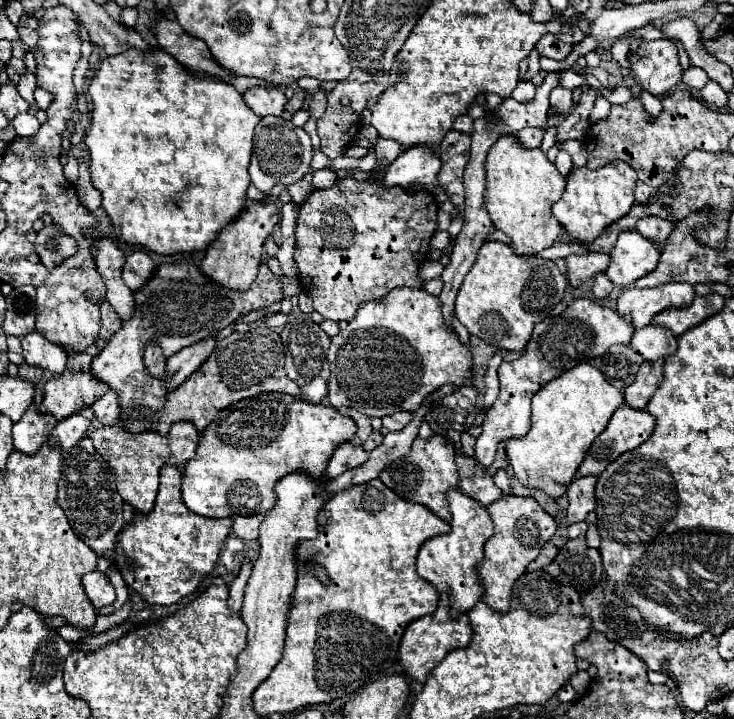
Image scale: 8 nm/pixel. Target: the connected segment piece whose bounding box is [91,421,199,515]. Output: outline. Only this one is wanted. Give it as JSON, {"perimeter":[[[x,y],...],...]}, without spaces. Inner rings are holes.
{"perimeter":[[[183,421],[175,423],[171,427],[171,435],[159,435],[153,431],[145,431],[145,435],[127,435],[119,425],[115,427],[99,427],[91,433],[91,441],[95,451],[109,463],[111,473],[115,475],[117,491],[123,497],[125,503],[133,507],[139,515],[147,515],[157,497],[159,489],[159,471],[163,465],[175,465],[183,467],[197,449],[199,433],[195,431],[195,425],[187,425]]]}

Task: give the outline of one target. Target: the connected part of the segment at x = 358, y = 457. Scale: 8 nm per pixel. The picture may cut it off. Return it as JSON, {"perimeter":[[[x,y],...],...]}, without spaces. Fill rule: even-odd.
{"perimeter":[[[343,443],[341,447],[337,447],[337,451],[333,453],[333,457],[329,459],[325,477],[333,479],[333,477],[345,473],[347,469],[363,465],[365,461],[367,461],[367,453],[361,447],[353,447],[351,443]]]}

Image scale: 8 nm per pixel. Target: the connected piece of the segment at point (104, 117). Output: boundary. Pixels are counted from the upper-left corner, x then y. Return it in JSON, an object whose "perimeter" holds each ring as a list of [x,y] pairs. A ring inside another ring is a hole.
{"perimeter":[[[129,49],[121,55],[115,57],[107,57],[101,65],[97,75],[91,79],[89,87],[87,87],[89,99],[93,103],[93,119],[91,119],[91,127],[85,135],[85,145],[89,149],[89,175],[91,175],[91,185],[101,191],[101,205],[107,211],[113,229],[117,233],[117,239],[121,243],[127,245],[139,245],[147,251],[153,251],[157,255],[175,255],[175,253],[195,253],[195,251],[205,251],[219,235],[219,231],[223,227],[227,227],[229,223],[233,223],[241,211],[245,209],[245,201],[247,201],[247,187],[251,183],[251,177],[247,173],[247,163],[251,159],[251,149],[253,149],[253,129],[259,123],[259,117],[243,103],[241,93],[223,81],[217,79],[197,79],[191,73],[185,71],[185,67],[181,67],[181,63],[177,63],[171,55],[167,55],[161,49],[153,49],[153,51],[137,51],[137,49]]]}

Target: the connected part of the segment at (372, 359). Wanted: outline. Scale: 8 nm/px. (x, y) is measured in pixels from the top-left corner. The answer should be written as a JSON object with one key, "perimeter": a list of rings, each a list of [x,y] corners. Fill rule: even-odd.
{"perimeter":[[[399,287],[387,299],[363,303],[355,319],[331,339],[329,347],[329,403],[331,407],[353,407],[367,417],[387,417],[395,411],[417,411],[425,397],[441,385],[461,389],[473,377],[473,353],[461,343],[459,335],[445,323],[441,301],[425,289]]]}

